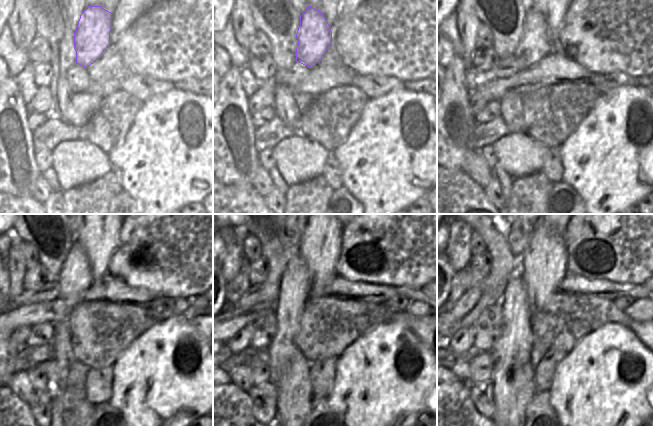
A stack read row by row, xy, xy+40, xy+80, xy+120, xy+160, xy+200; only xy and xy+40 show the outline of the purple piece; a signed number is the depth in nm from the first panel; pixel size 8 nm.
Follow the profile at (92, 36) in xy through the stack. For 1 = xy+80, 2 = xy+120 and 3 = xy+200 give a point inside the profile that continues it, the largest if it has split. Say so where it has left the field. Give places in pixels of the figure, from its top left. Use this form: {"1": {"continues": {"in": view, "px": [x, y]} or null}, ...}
{"1": {"continues": {"in": "xy+80", "px": [532, 42]}}, "2": {"continues": {"in": "xy+120", "px": [76, 277]}}, "3": {"continues": {"in": "xy+200", "px": [513, 373]}}}

